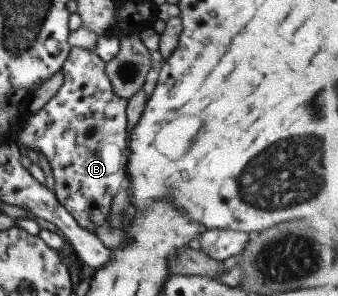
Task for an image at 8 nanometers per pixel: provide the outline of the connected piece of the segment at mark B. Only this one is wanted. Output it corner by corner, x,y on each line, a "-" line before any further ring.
70,47
68,55
61,65
63,82
38,111
26,119
24,129
16,141
23,147
38,150
48,162
56,201
86,231
91,231
101,223
108,221
109,207
116,192
126,180
125,165
128,157
126,112
127,99
117,96
111,89
111,83
105,74
105,62
93,50
83,47

